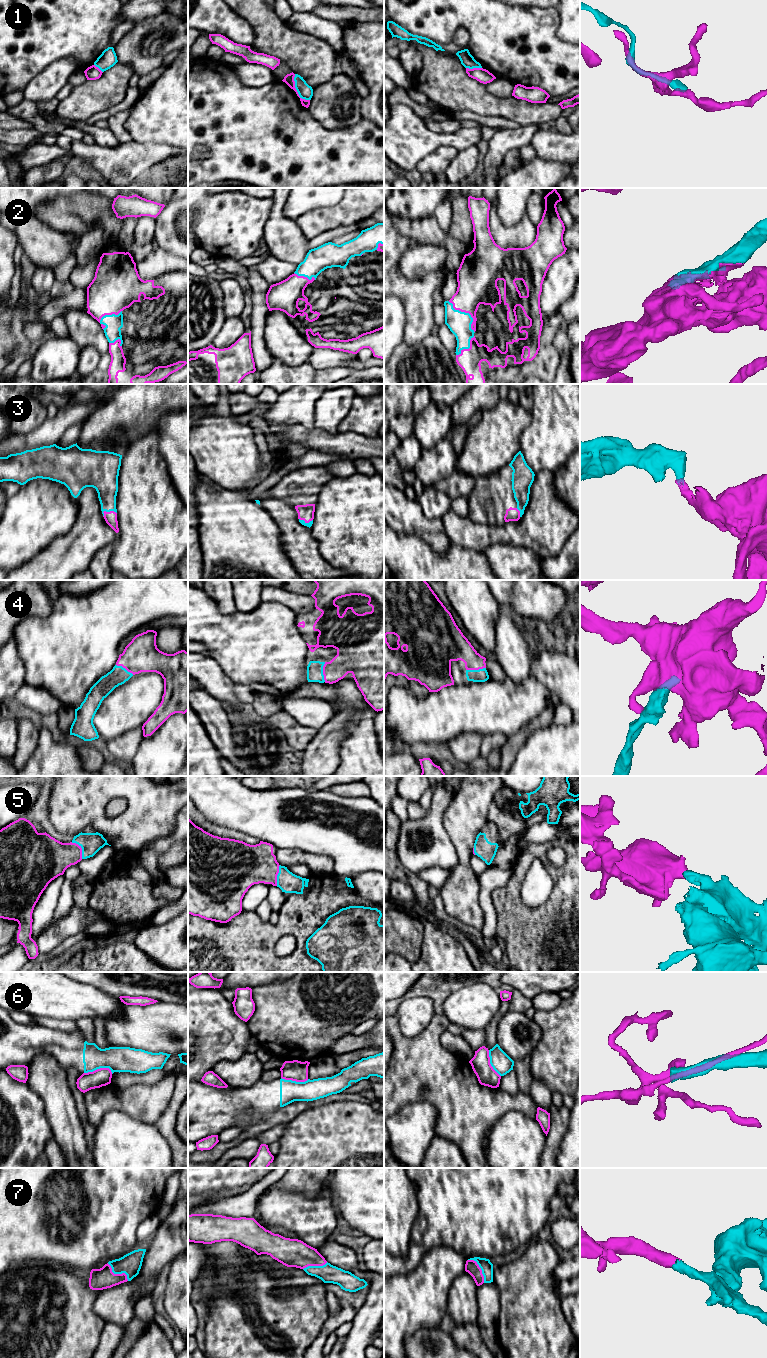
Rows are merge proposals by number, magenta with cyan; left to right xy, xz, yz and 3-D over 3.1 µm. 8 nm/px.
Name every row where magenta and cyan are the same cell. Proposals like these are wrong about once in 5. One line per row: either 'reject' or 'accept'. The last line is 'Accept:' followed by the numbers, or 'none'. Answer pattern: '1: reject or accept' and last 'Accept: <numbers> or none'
1: reject
2: accept
3: accept
4: accept
5: accept
6: reject
7: accept
Accept: 2, 3, 4, 5, 7

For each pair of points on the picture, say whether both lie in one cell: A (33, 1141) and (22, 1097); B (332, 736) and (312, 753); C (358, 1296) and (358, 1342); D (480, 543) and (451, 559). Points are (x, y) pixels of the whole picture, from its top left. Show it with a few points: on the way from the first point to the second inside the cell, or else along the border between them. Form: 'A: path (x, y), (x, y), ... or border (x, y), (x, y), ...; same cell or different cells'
A: path (22, 1130), (22, 1108); same cell
B: path (327, 741), (317, 751); same cell
C: border (368, 1290), (364, 1303), (357, 1310); different cells
D: border (452, 542), (482, 554); different cells

